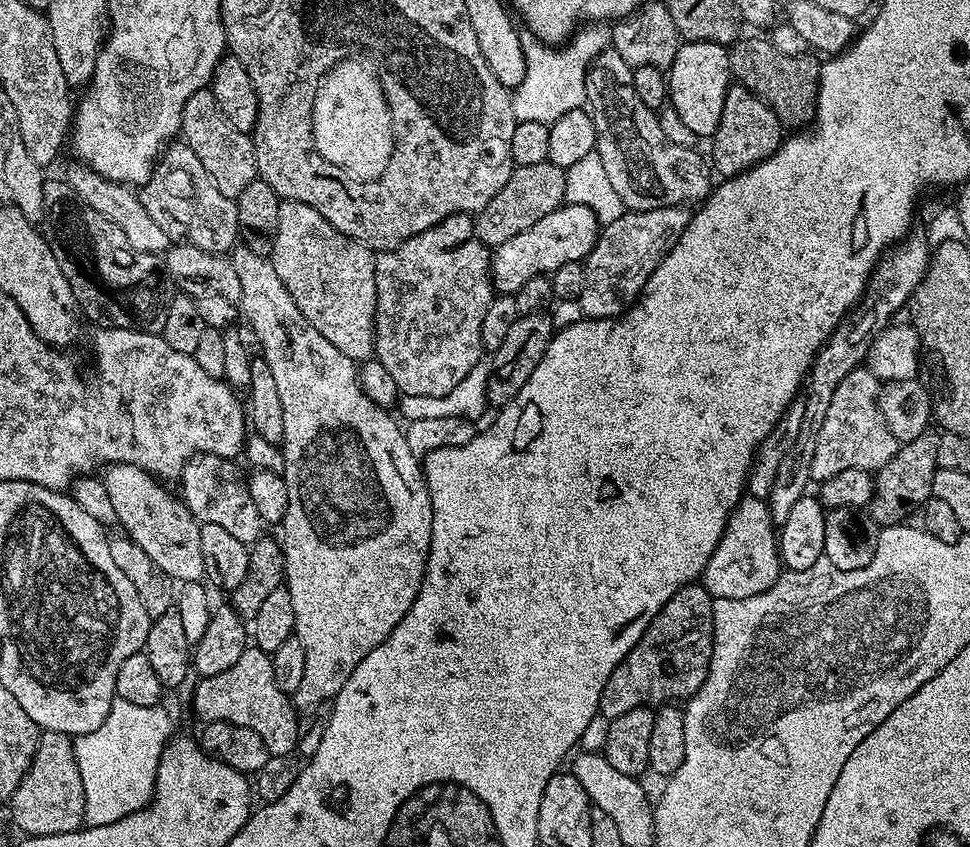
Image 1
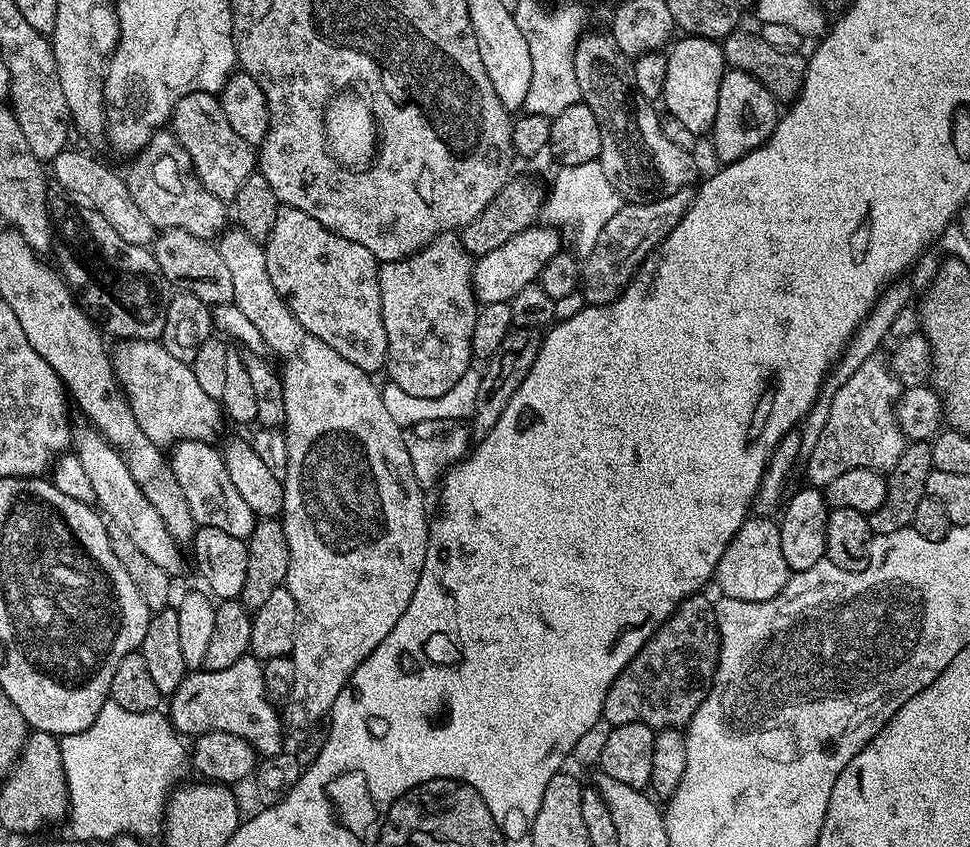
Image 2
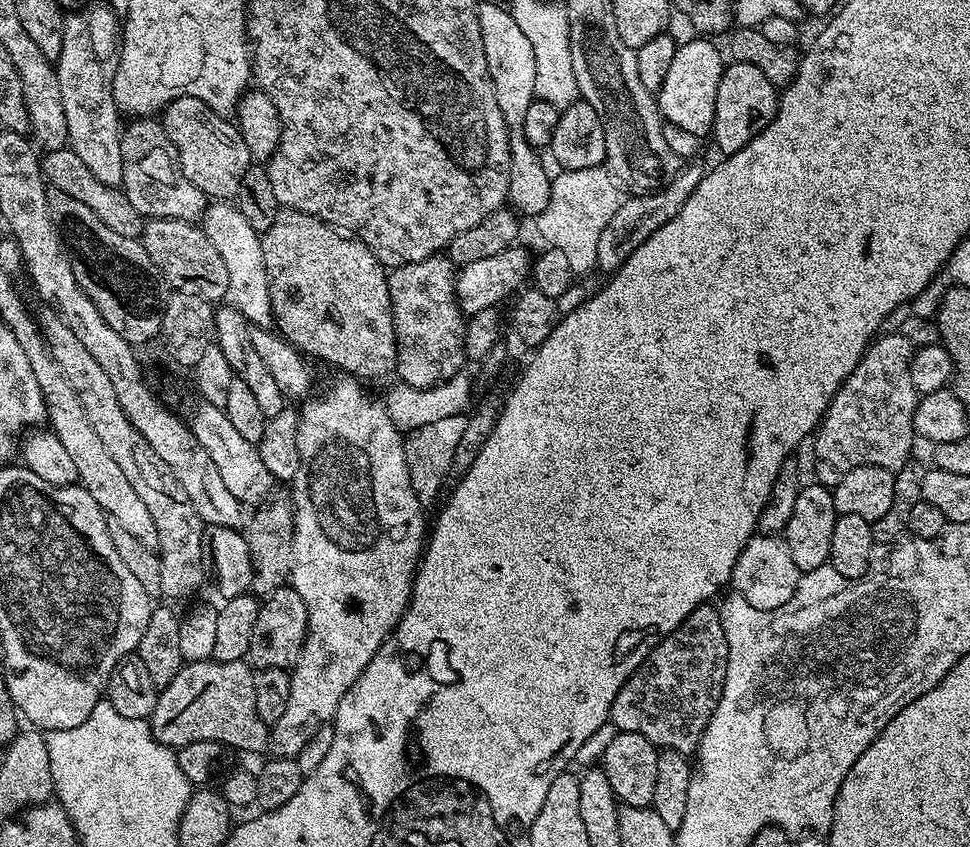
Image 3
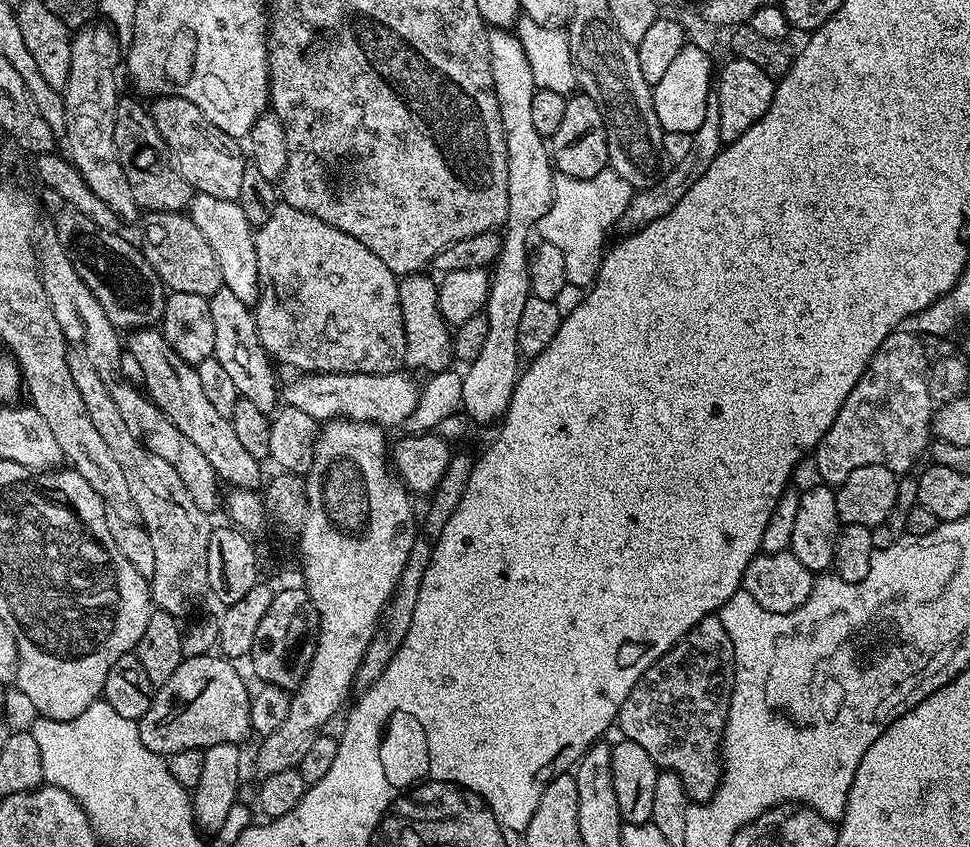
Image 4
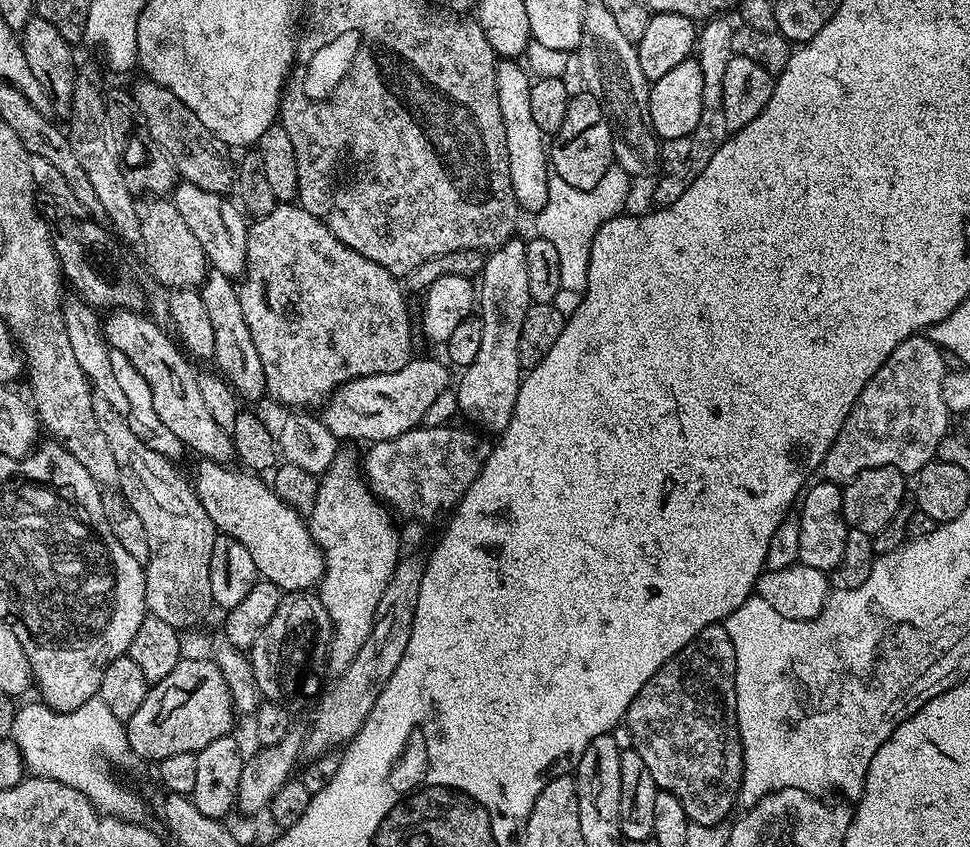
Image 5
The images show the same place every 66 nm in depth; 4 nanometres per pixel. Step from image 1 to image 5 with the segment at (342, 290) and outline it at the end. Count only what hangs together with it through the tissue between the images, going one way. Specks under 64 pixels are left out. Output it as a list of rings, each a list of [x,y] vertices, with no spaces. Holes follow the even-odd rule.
[[[280,202],[270,214],[253,219],[248,230],[246,242],[246,266],[238,284],[242,314],[246,317],[246,327],[250,329],[250,338],[254,340],[254,350],[262,360],[262,374],[266,378],[266,392],[280,404],[285,404],[288,410],[308,410],[311,404],[323,405],[326,398],[331,397],[336,389],[346,382],[357,380],[363,376],[374,374],[390,374],[402,370],[409,360],[413,359],[412,328],[414,332],[414,316],[408,313],[408,304],[404,301],[405,289],[397,277],[391,276],[378,262],[370,262],[370,258],[362,258],[358,250],[350,250],[332,231],[326,227],[314,214],[301,208],[296,202]]]

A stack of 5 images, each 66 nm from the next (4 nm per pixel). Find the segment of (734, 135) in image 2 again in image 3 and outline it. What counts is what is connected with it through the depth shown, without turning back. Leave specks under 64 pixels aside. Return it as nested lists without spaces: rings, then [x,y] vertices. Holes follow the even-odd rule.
[[[741,60],[729,63],[722,74],[722,82],[718,82],[718,102],[714,102],[711,139],[716,139],[716,144],[721,148],[721,153],[724,156],[742,150],[742,146],[746,146],[758,133],[766,130],[766,126],[770,126],[776,113],[777,103],[777,85],[772,84],[770,78],[766,78],[766,74],[762,74],[762,70],[758,70],[758,66],[750,66],[750,62],[742,62]]]

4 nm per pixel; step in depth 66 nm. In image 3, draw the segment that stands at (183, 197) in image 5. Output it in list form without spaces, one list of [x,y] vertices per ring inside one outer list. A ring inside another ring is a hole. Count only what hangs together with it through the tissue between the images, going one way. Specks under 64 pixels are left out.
[[[228,202],[209,203],[204,209],[202,227],[206,238],[210,238],[214,250],[218,250],[218,254],[226,266],[226,274],[230,277],[227,299],[230,301],[231,307],[237,308],[246,317],[249,325],[268,328],[273,323],[273,318],[268,293],[268,279],[266,278],[266,262],[262,262],[261,233],[256,232],[254,226],[250,226],[250,222],[246,222],[246,218],[242,218],[239,207]]]

